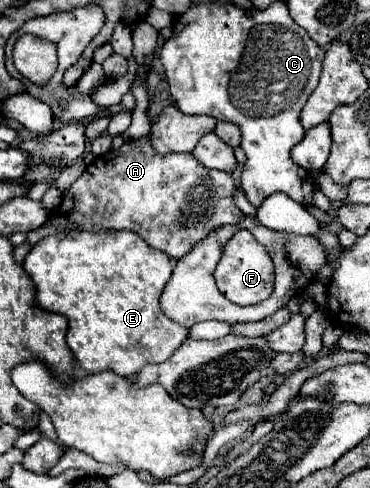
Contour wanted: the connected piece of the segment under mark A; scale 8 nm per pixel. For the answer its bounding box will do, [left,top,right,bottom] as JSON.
[26,138,244,260]

